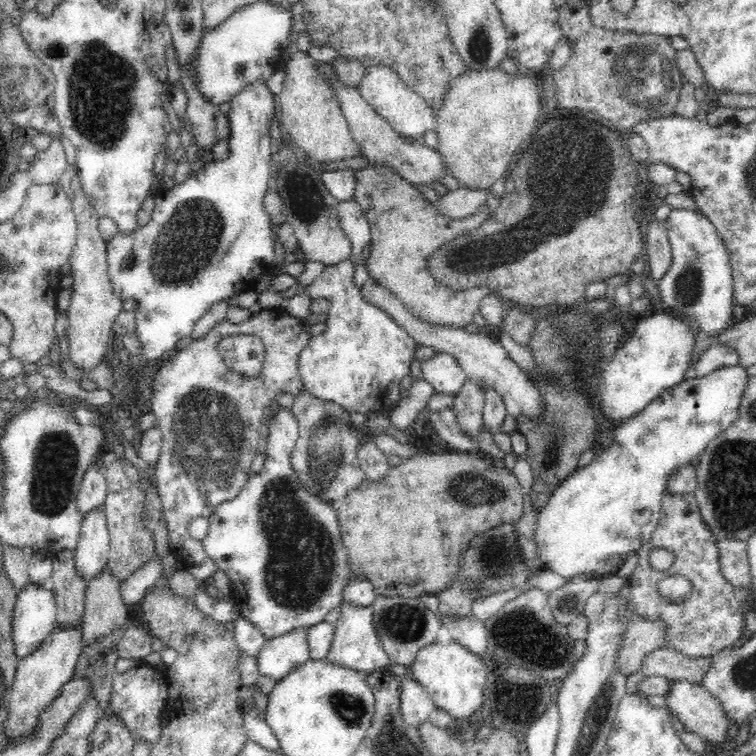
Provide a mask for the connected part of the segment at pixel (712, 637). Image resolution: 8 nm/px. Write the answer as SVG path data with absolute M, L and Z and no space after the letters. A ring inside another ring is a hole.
M666 492L661 498L661 509L659 510L660 520L656 528L652 531L651 537L643 545L640 545L635 551L638 556L638 564L632 575L625 579L627 584L631 584L629 597L629 606L634 618L642 621L663 622L667 625L664 630L664 645L681 652L684 656L692 658L706 658L716 656L724 649L735 646L747 635L745 630L745 613L747 608L745 604L738 600L734 595L734 585L728 582L720 572L720 559L718 550L718 540L714 531L705 523L703 516L700 515L700 507L696 501L694 493L670 493ZM652 548L665 548L674 553L674 562L663 571L655 571L648 563L648 554ZM669 576L684 576L692 583L690 594L680 602L674 604L667 598L660 596L657 584L663 578Z

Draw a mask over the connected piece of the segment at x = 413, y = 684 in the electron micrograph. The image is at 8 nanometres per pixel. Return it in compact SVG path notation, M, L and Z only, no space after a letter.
M404 674L400 678L399 701L402 718L415 729L428 722L430 714L437 708L428 691L411 675L406 677Z

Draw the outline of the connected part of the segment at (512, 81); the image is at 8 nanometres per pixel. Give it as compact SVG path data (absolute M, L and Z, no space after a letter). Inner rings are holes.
M504 69L469 70L456 78L445 94L443 105L437 110L437 147L443 156L445 174L454 176L460 188L488 190L513 165L518 152L524 150L534 128L536 118L542 116L541 88L538 76L521 71L510 75Z

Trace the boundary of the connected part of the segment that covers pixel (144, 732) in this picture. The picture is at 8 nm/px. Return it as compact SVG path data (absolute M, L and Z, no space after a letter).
M141 662L134 667L117 672L114 675L108 715L122 720L126 731L130 732L134 741L146 741L156 744L163 730L160 725L162 707L168 698L168 683L164 671Z

